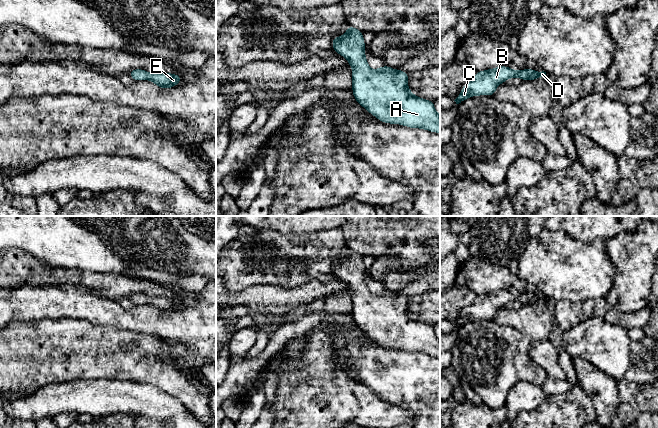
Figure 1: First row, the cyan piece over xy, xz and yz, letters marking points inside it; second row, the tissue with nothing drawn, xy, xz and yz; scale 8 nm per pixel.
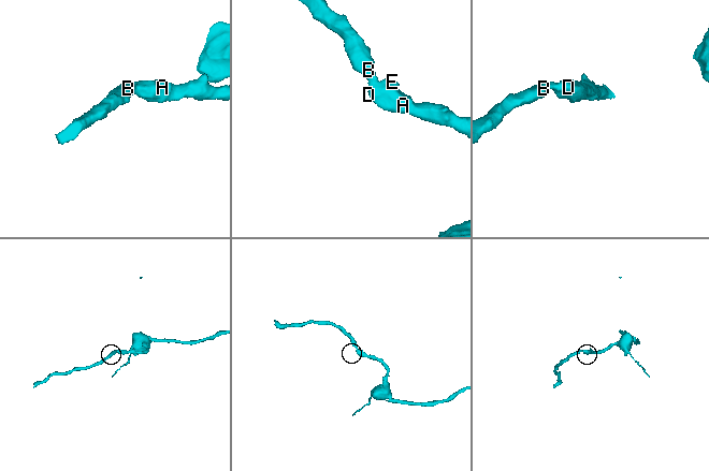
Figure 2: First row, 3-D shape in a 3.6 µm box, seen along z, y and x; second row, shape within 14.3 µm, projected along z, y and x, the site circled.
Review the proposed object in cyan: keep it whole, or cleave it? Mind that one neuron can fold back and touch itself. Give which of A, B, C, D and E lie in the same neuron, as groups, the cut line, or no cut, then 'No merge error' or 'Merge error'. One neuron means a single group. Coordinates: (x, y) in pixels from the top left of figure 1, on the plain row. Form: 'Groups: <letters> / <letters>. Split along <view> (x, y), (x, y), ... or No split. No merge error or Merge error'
Groups: A B C D E. No split. No merge error

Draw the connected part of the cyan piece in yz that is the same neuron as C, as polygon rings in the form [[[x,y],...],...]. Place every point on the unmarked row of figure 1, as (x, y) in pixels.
[[[503,289],[494,293],[477,295],[475,301],[464,309],[454,325],[459,328],[472,320],[494,320],[497,310],[510,302],[520,301],[522,305],[529,305],[540,301],[545,302],[545,300],[546,296],[544,295],[538,296],[530,292],[518,295]]]

